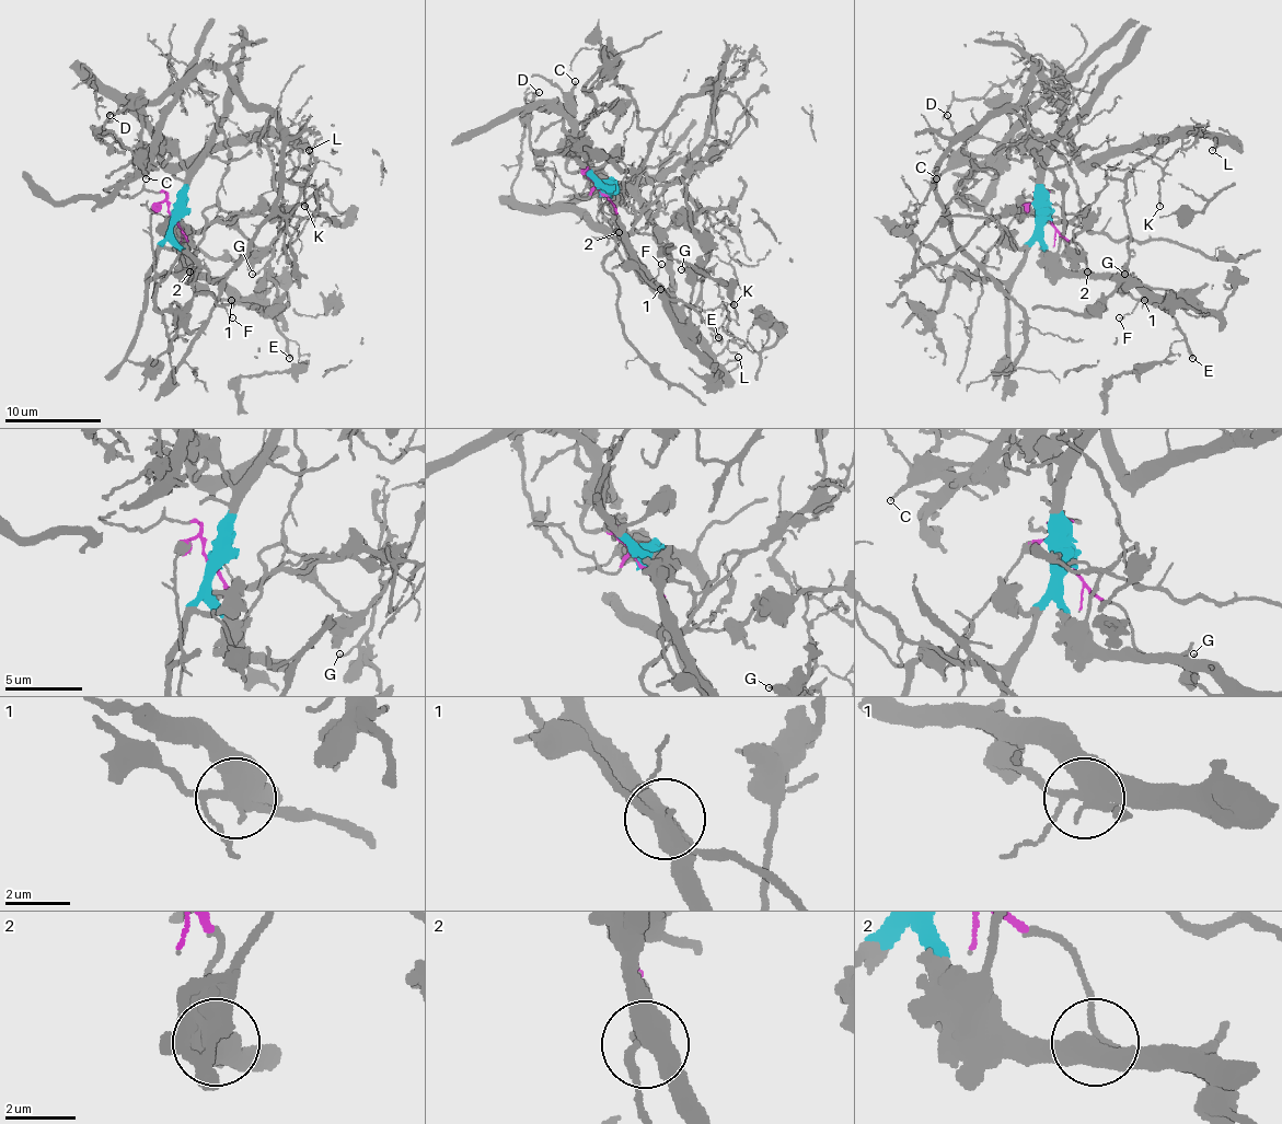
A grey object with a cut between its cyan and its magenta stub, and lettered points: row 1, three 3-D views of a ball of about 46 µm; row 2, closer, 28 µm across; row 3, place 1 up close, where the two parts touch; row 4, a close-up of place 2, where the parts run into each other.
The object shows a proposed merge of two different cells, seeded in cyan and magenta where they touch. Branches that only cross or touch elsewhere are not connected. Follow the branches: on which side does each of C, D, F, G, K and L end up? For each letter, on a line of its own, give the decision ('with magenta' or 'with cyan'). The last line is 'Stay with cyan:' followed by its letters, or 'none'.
C: with cyan
D: with cyan
F: with magenta
G: with cyan
K: with cyan
L: with cyan
Stay with cyan: C, D, G, K, L

